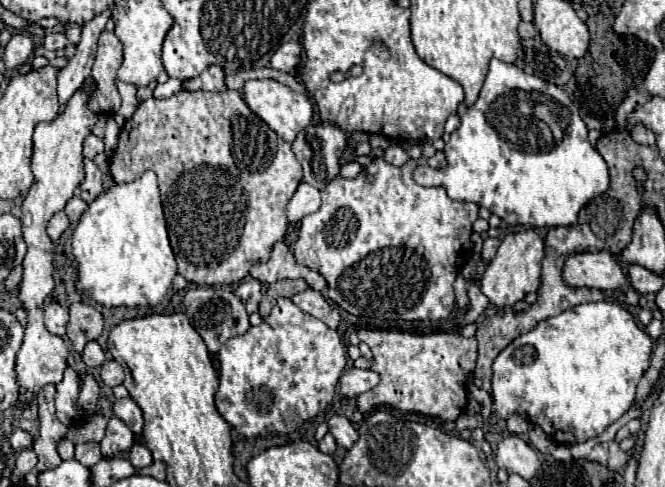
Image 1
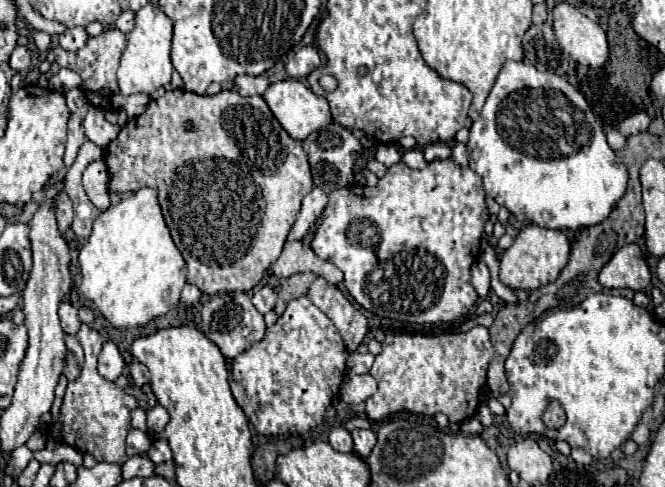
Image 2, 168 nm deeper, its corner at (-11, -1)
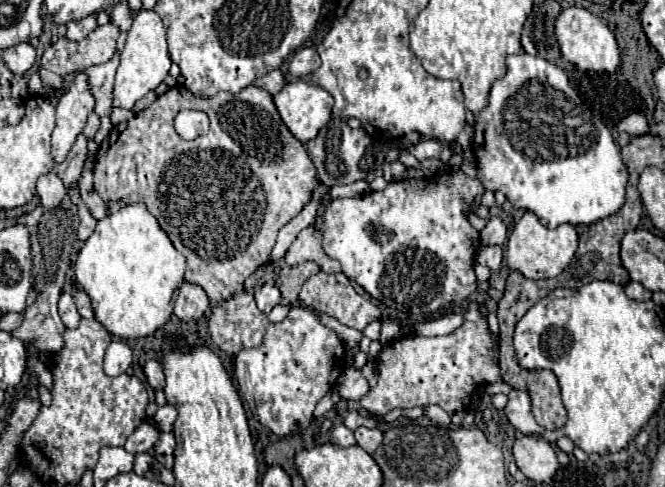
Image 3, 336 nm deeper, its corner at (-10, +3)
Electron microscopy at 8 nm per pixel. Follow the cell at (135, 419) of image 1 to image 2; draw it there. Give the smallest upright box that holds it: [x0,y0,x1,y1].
[147,405,169,437]

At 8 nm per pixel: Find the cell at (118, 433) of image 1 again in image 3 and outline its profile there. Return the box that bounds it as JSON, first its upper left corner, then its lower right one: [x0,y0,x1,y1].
[124,423,158,455]

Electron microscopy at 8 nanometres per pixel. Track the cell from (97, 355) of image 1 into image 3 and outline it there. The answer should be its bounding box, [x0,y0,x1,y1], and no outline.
[104,339,132,377]

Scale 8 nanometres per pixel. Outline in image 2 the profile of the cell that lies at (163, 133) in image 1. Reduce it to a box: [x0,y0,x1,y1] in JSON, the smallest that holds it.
[103,89,313,295]

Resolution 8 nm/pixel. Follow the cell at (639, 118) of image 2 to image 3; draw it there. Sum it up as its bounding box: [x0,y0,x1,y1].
[618,113,648,135]

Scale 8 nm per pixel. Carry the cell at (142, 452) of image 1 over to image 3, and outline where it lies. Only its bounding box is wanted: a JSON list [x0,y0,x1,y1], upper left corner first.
[154,433,176,457]

